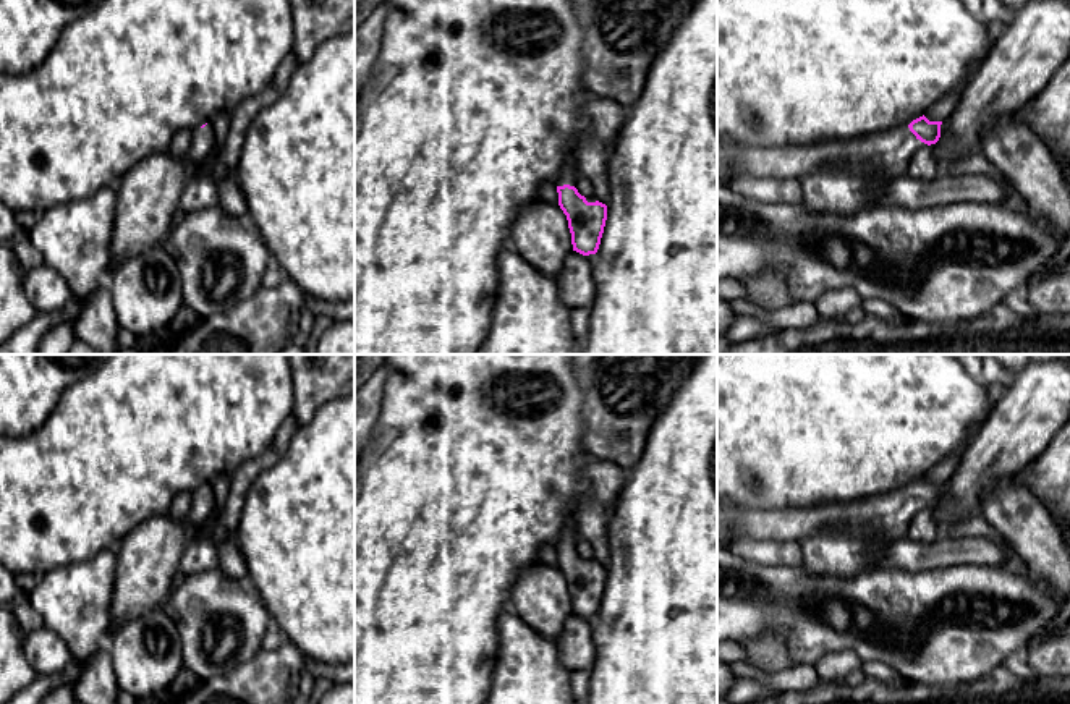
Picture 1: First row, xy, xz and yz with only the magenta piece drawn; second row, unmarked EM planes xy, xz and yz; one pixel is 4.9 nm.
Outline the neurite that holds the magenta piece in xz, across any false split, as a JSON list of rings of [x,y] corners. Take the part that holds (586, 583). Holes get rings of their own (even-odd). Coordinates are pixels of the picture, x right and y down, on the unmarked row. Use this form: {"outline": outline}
{"outline": [[[567,523],[557,545],[558,568],[568,583],[573,613],[589,618],[599,612],[607,568],[599,563],[588,565],[575,550],[578,539],[575,526]]]}

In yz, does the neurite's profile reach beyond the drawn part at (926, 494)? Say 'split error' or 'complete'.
split error

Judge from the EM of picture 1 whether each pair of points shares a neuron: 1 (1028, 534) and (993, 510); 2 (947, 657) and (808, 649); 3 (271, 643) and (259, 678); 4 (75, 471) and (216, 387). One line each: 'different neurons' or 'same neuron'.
1: same neuron
2: same neuron
3: different neurons
4: same neuron

